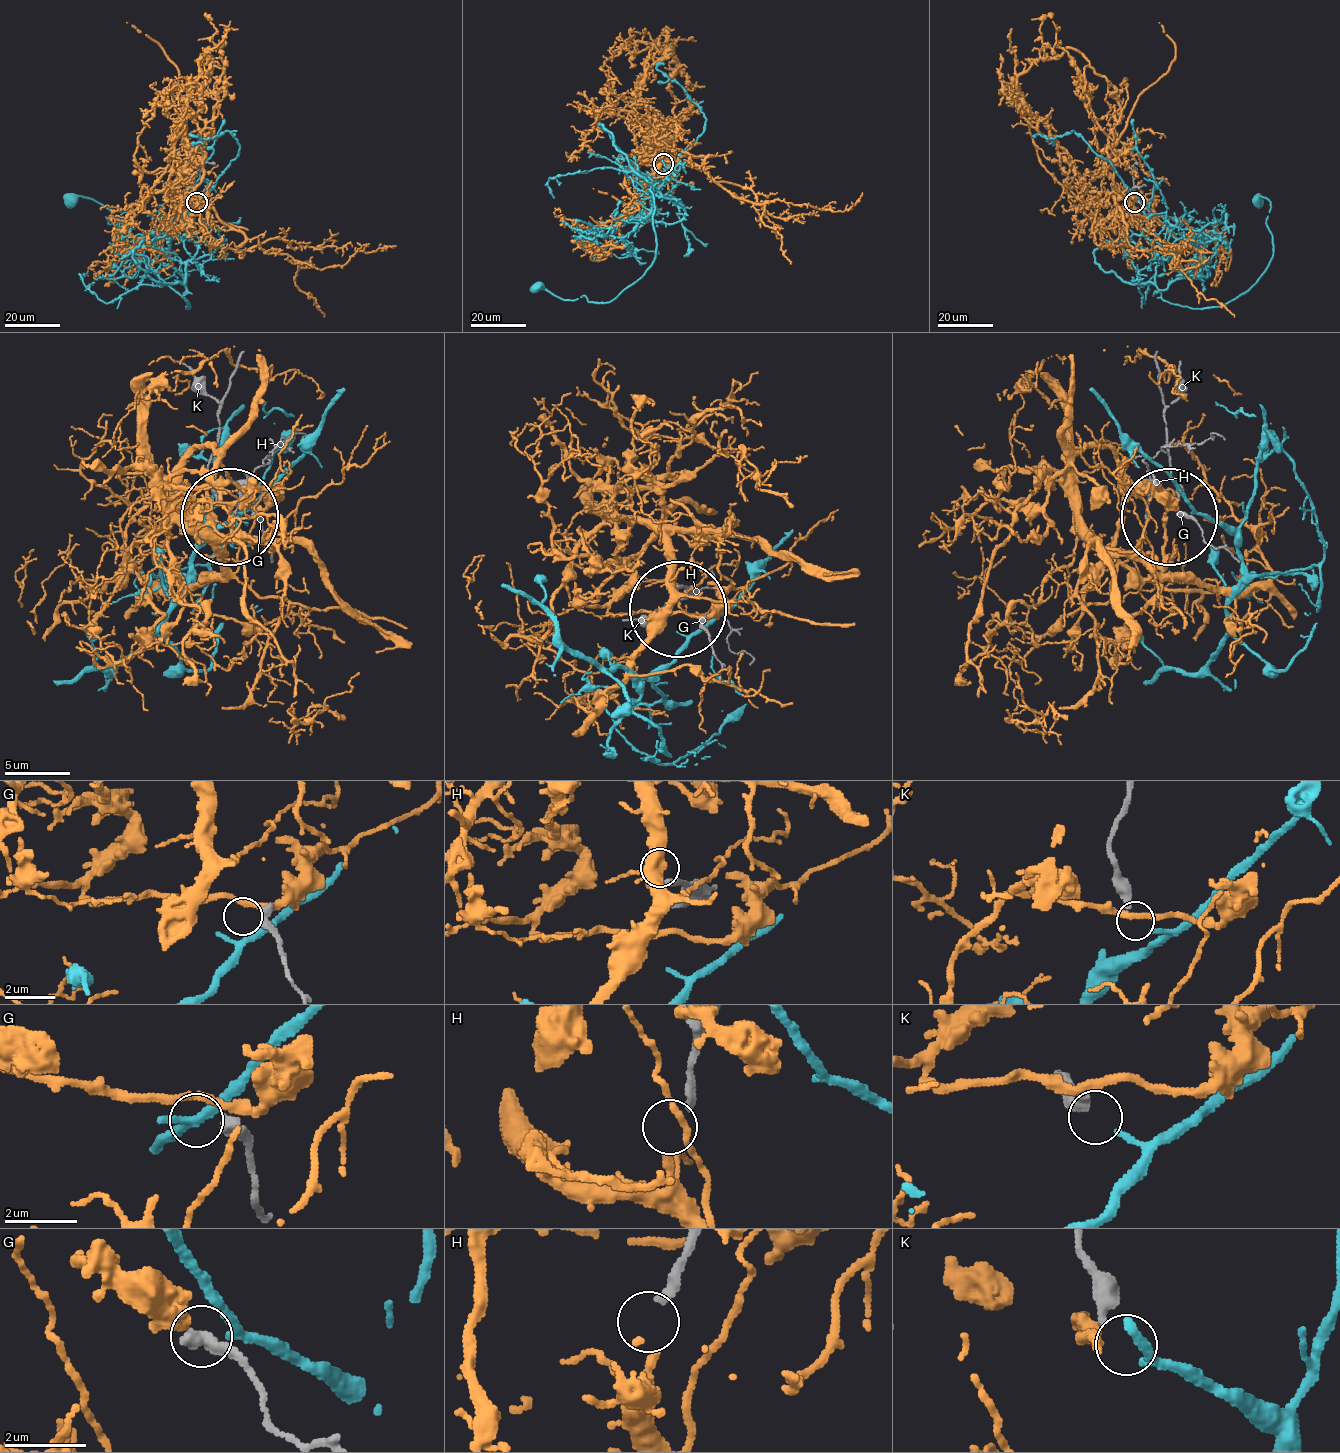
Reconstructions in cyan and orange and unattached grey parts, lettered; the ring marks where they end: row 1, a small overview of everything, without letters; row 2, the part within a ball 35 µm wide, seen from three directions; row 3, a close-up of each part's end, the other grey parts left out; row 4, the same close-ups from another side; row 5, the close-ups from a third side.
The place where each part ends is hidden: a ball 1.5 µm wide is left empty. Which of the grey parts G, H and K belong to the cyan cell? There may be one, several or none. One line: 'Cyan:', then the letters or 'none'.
Cyan: K

